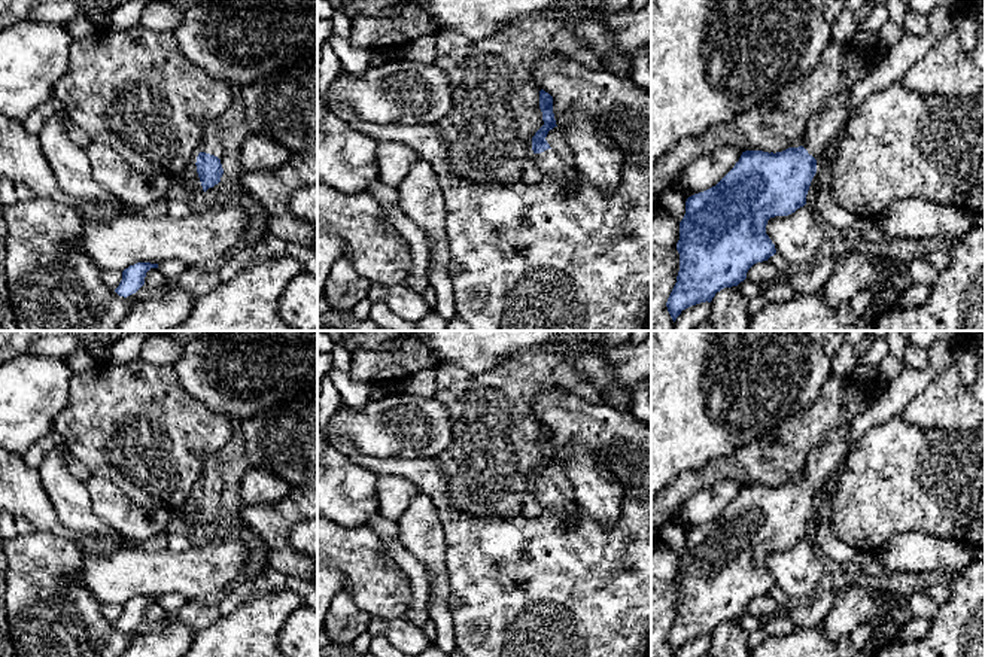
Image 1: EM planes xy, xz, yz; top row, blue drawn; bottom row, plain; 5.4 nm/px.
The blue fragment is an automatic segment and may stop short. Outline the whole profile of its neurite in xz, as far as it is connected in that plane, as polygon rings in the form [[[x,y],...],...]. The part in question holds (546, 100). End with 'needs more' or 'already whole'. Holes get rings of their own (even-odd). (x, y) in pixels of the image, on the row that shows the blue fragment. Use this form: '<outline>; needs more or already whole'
[[[544,89],[539,91],[539,109],[544,125],[532,137],[533,162],[544,177],[553,179],[565,188],[575,186],[577,168],[565,164],[545,140],[548,131],[557,125],[553,113],[553,97]]]; needs more

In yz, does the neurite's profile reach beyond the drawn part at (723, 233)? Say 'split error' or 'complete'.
split error

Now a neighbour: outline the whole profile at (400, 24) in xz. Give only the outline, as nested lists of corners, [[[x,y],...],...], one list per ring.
[[[404,3],[380,16],[356,15],[347,40],[353,48],[380,52],[386,48],[402,48],[410,40],[435,36],[438,31],[438,24],[426,9]]]

